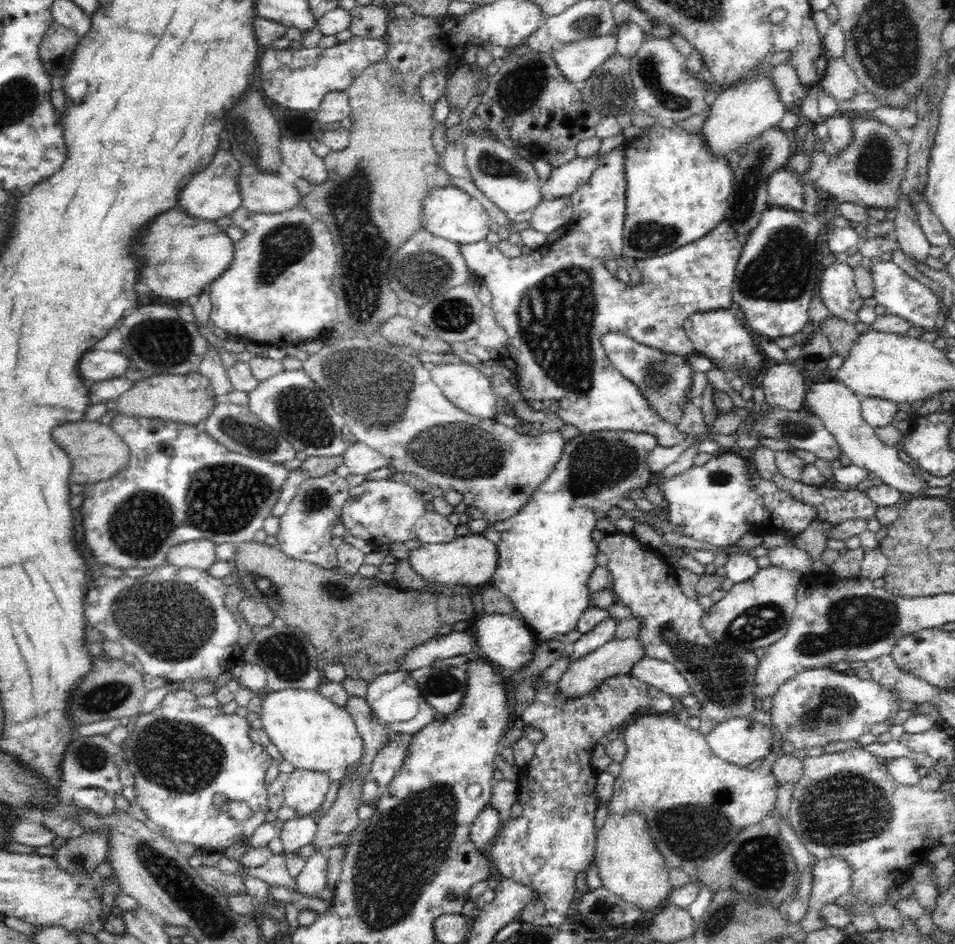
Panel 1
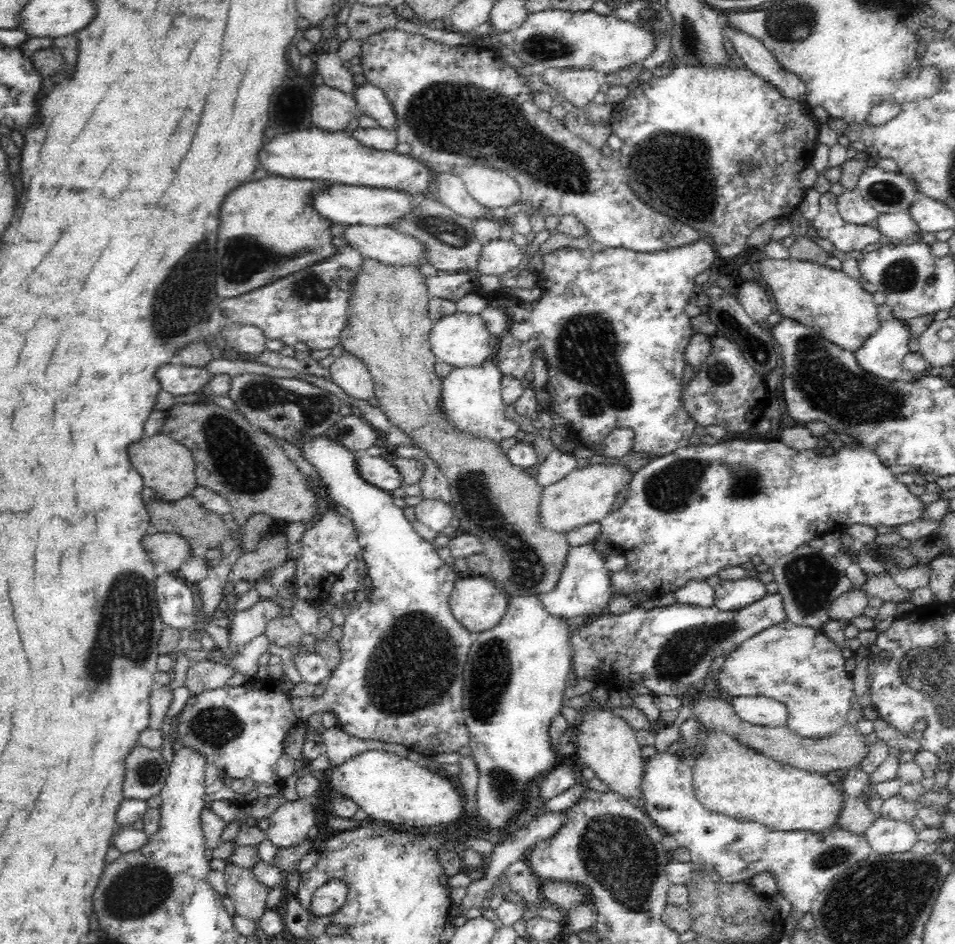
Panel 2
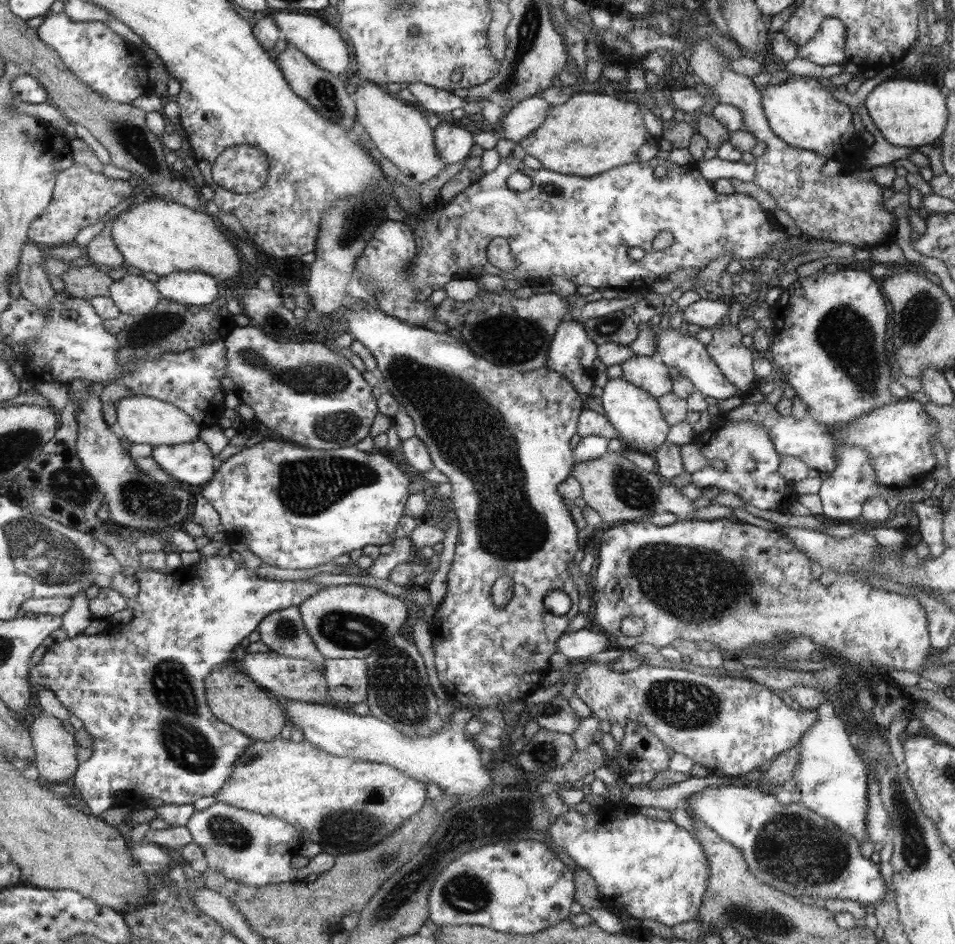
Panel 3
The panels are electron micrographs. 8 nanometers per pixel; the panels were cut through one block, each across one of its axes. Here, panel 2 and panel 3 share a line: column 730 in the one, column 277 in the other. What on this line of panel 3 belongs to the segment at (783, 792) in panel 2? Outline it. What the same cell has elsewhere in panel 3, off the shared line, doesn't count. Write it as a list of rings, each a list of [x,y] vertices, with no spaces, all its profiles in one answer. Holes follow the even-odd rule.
[[[277,736],[270,742],[252,742],[242,758],[236,762],[234,774],[214,796],[218,802],[224,804],[246,808],[250,812],[260,812],[264,816],[282,817],[288,824],[299,829],[302,839],[318,842],[324,852],[337,857],[371,847],[398,830],[406,820],[424,807],[426,786],[424,782],[409,777],[391,765],[332,756],[306,739],[296,743]]]

